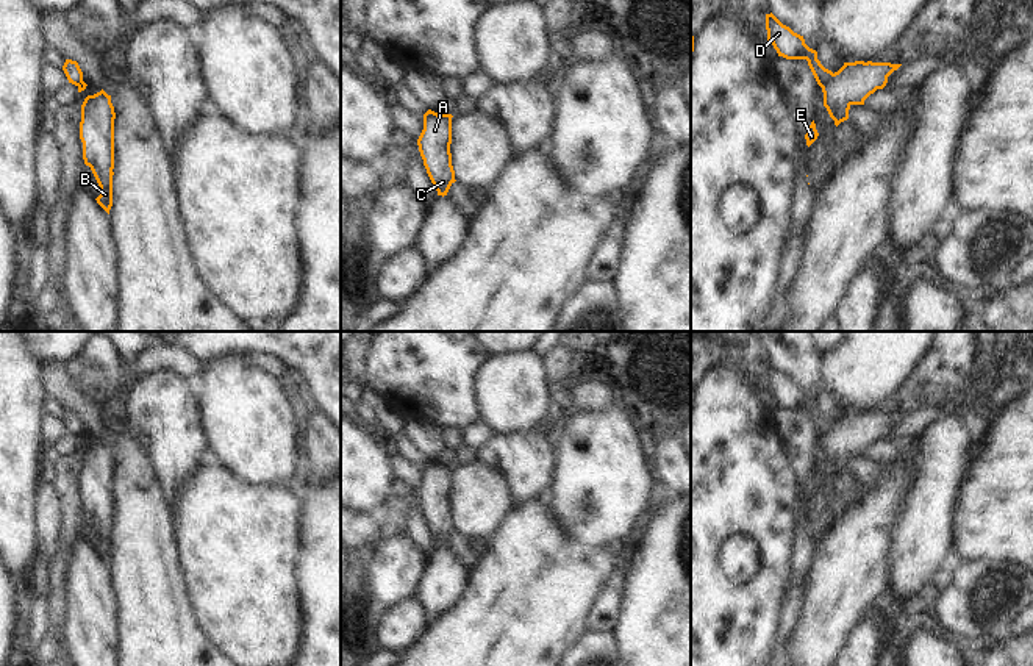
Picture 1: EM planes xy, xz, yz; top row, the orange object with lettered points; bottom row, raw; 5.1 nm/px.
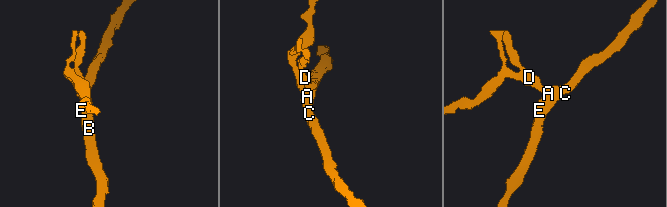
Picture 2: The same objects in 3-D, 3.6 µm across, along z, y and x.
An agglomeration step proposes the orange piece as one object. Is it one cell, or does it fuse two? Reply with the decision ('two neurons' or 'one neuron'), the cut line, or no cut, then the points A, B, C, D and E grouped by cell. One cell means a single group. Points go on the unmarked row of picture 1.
two neurons; cut yz (833, 424), (821, 436); groups A B C E / D

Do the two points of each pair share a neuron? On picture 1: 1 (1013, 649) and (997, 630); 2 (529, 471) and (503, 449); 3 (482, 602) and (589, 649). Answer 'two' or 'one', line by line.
1: two
2: one
3: two

